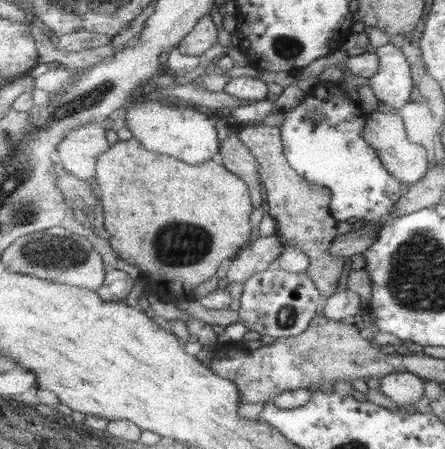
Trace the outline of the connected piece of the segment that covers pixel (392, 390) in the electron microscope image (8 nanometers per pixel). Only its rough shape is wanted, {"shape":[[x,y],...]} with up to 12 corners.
{"shape":[[397,372],[378,389],[395,408],[412,409],[425,396],[425,380]]}

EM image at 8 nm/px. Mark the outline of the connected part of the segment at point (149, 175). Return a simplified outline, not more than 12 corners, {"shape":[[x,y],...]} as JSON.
{"shape":[[133,136],[99,158],[105,228],[197,288],[252,240],[249,185]]}

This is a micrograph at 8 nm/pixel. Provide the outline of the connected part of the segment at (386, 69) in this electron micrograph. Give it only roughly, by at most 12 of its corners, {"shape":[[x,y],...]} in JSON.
{"shape":[[389,42],[375,52],[381,68],[369,86],[399,110],[416,82],[403,50]]}

